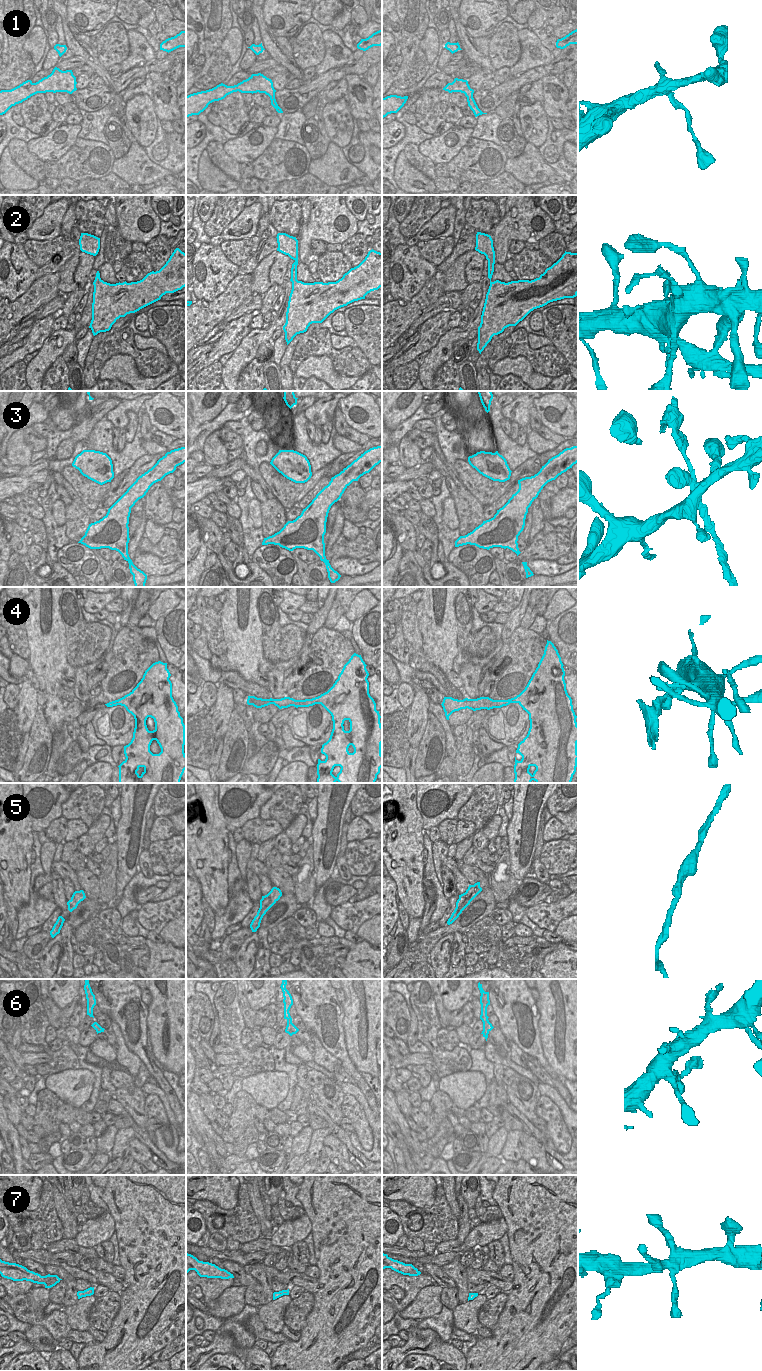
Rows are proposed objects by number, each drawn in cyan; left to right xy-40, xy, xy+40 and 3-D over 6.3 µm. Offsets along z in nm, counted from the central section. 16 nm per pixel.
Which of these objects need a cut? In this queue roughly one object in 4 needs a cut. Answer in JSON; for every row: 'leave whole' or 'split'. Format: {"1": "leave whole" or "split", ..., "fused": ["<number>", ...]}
{"1": "leave whole", "2": "leave whole", "3": "split", "4": "split", "5": "leave whole", "6": "leave whole", "7": "leave whole", "fused": ["3", "4"]}

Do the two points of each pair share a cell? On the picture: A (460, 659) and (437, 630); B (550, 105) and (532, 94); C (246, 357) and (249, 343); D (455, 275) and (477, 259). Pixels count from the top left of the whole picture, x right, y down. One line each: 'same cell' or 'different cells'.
A: different cells
B: different cells
C: same cell
D: same cell

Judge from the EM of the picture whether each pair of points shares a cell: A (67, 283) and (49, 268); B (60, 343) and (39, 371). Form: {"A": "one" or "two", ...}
{"A": "two", "B": "one"}

